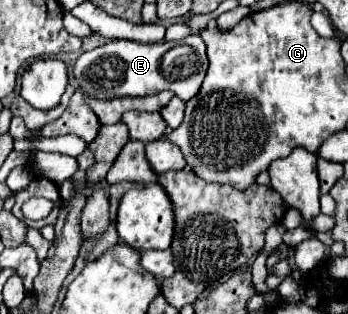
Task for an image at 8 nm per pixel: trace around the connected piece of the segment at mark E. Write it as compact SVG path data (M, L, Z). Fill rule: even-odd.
M188 35L180 41L166 41L156 45L136 43L136 41L110 41L102 47L96 47L92 51L86 51L78 57L74 75L76 83L84 93L92 93L92 97L124 97L124 95L152 95L164 89L174 91L182 101L192 99L206 75L208 69L208 57L206 57L206 45L200 35ZM180 43L186 43L186 47L192 49L192 55L186 55L186 61L182 65L172 65L164 69L164 55L178 47Z

